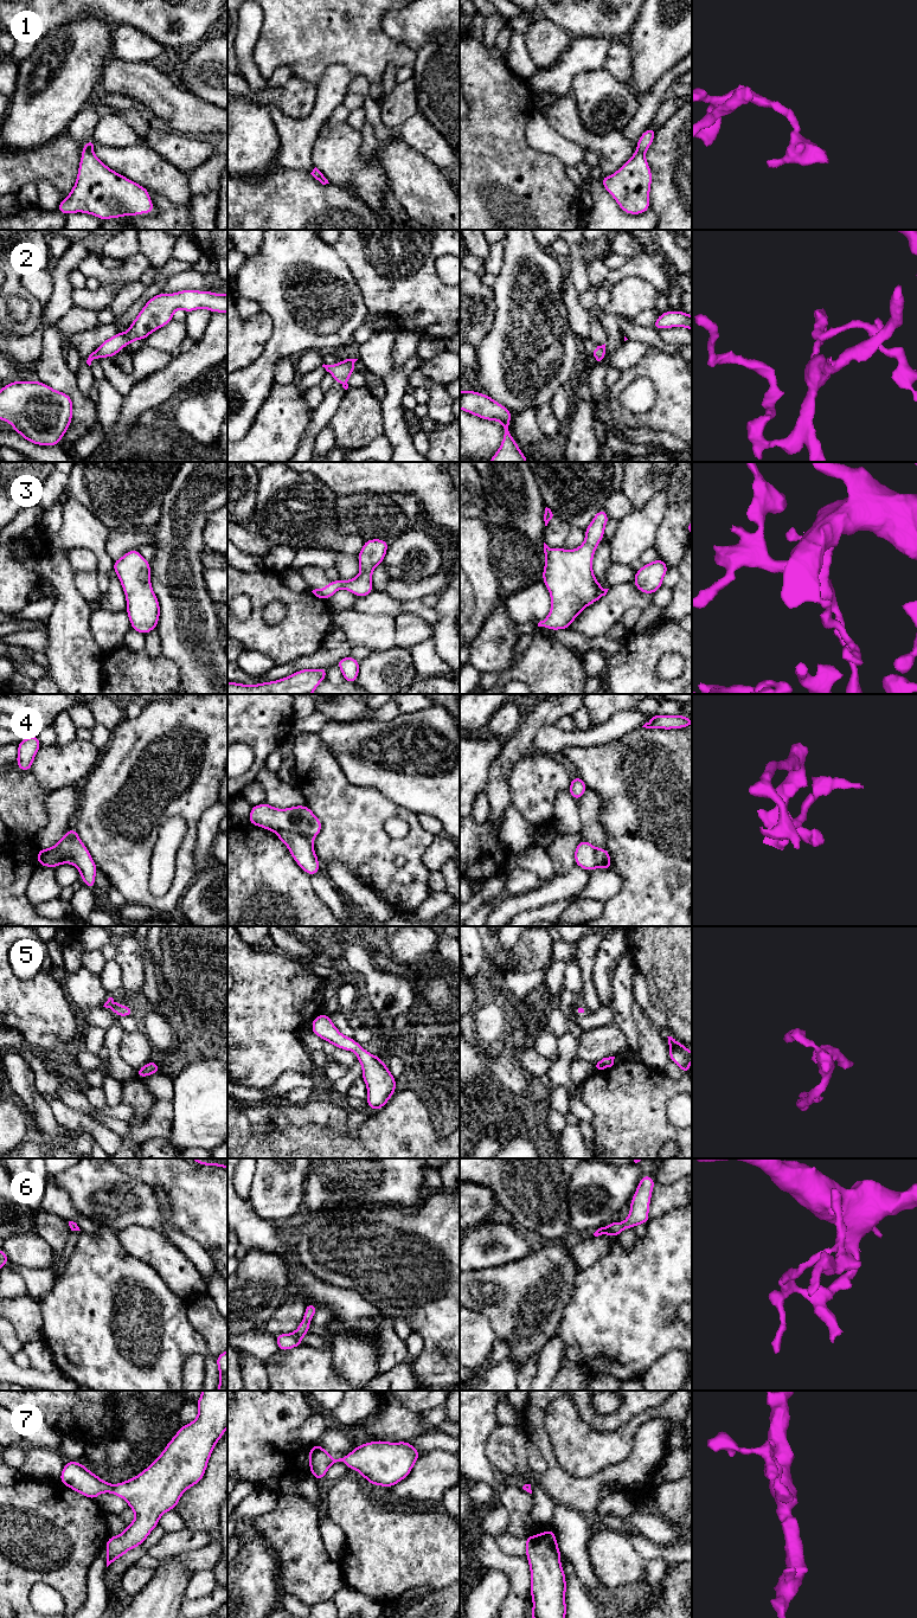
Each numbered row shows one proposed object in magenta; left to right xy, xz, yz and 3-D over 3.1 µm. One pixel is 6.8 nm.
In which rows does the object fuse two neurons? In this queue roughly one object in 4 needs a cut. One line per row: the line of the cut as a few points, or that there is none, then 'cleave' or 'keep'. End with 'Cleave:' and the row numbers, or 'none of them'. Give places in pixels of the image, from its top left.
1: cut xy (83, 147), (91, 152); cleave
2: cut none; keep
3: cut none; keep
4: cut xy (47, 849), (56, 849), (62, 855), (63, 862); cleave
5: cut none; keep
6: cut none; keep
7: cut none; keep
Cleave: 1, 4

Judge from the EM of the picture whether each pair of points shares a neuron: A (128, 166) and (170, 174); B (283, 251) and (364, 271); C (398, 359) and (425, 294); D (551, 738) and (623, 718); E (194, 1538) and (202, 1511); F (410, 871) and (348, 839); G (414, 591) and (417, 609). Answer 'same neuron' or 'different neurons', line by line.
A: same neuron
B: different neurons
C: different neurons
D: same neuron
E: different neurons
F: same neuron
G: different neurons

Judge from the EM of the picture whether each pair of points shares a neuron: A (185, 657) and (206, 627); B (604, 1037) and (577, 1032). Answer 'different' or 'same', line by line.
A: same
B: different

